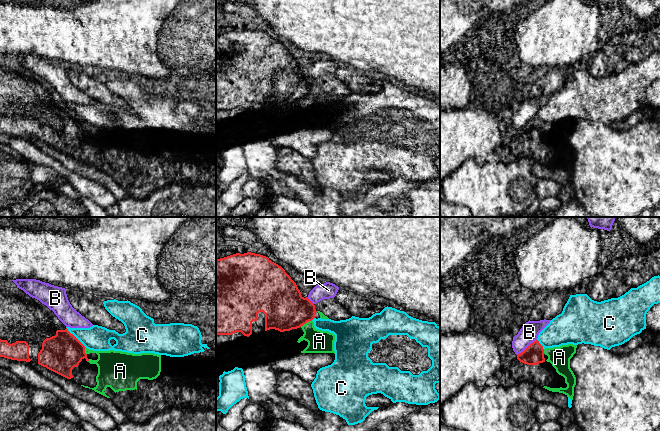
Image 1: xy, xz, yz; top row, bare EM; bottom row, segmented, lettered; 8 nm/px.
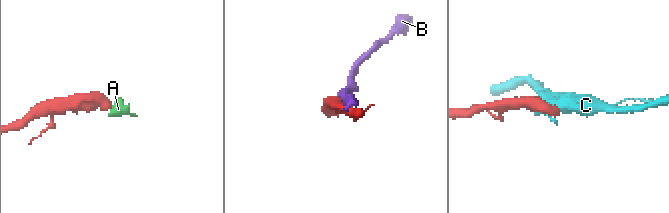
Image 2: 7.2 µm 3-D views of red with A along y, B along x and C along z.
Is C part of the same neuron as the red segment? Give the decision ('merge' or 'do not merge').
do not merge

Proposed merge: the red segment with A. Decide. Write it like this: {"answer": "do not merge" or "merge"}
{"answer": "merge"}

